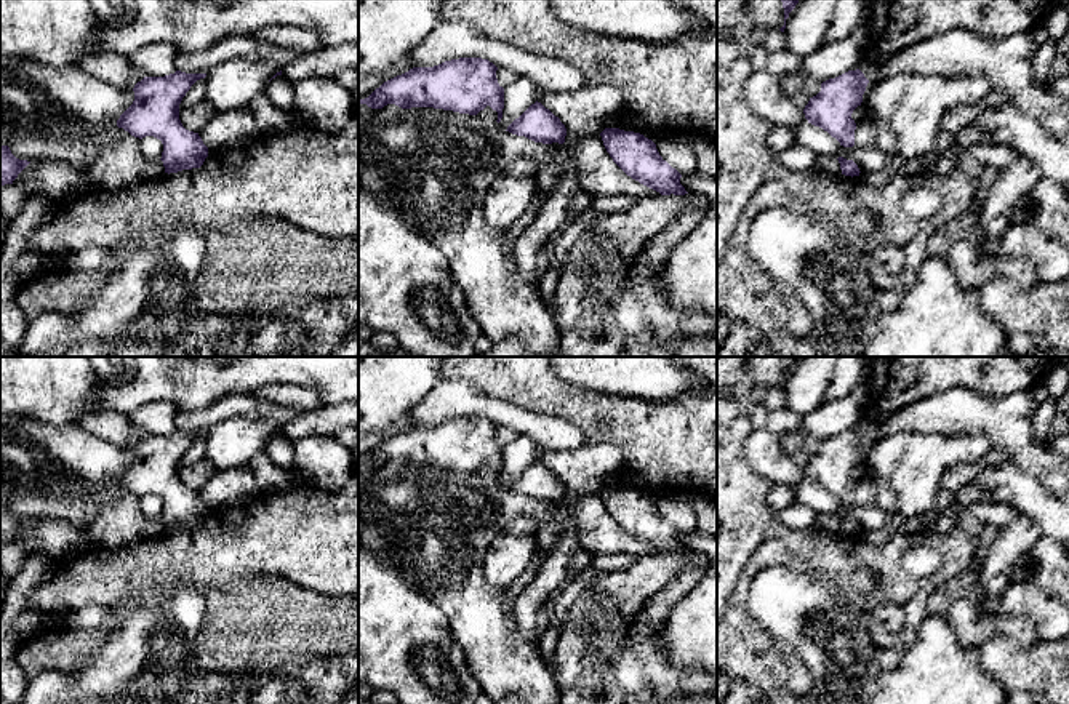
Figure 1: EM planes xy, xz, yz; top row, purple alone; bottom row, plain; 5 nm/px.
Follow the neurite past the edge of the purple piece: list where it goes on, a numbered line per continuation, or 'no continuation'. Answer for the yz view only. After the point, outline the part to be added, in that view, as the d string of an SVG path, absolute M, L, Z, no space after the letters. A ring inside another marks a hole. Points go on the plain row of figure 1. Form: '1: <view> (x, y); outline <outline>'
no continuation

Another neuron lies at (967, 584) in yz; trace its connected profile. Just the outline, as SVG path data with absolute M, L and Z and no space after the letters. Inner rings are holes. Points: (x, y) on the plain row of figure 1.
M976 552L976 562L962 574L943 582L928 598L930 616L947 616L951 605L959 598L976 598L983 590L979 584L981 555Z

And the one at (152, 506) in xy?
M146 494L141 498L141 510L146 517L155 520L162 517L163 502L154 494Z

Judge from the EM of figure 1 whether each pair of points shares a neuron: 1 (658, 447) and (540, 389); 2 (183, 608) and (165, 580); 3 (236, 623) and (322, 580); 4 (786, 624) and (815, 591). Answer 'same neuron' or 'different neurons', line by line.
1: same neuron
2: different neurons
3: different neurons
4: same neuron

